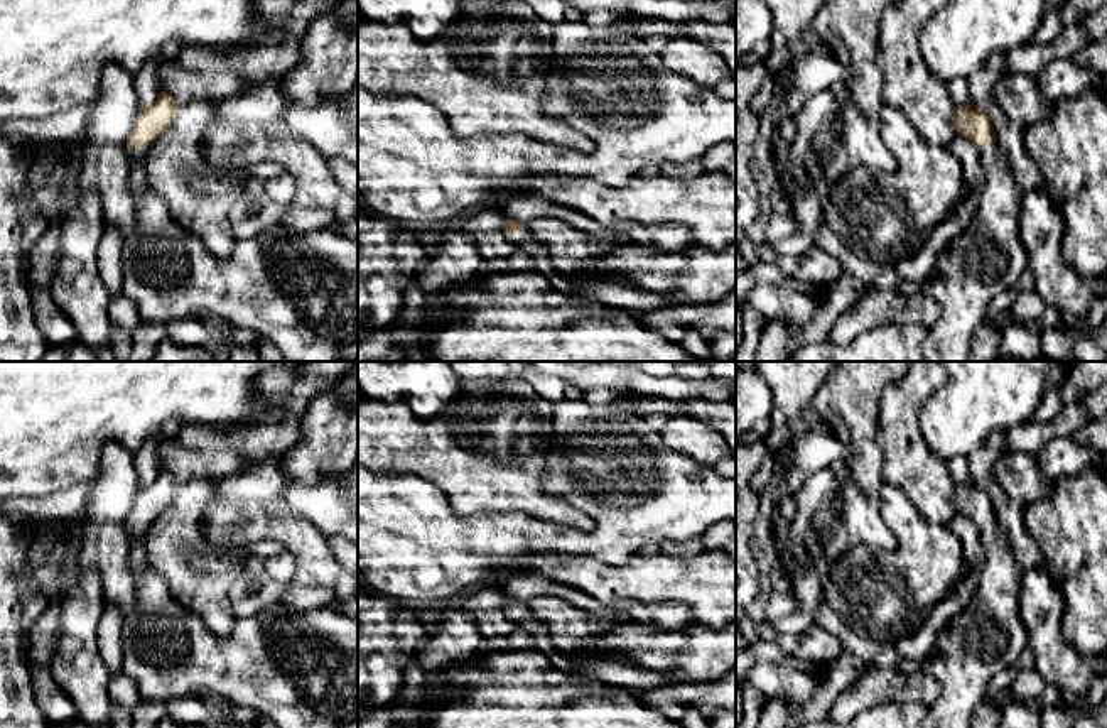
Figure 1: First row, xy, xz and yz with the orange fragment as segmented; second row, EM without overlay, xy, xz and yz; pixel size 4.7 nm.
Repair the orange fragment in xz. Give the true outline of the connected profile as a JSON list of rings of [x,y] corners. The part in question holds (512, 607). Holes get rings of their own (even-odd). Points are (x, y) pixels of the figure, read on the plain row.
[[[506,598],[503,611],[518,628],[535,637],[540,642],[538,647],[542,647],[545,652],[554,645],[548,640],[545,625],[528,610],[526,603]]]

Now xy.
[[[159,470],[154,481],[138,488],[133,508],[125,520],[132,544],[145,546],[150,525],[164,510],[167,510],[177,486],[179,483],[167,470]]]

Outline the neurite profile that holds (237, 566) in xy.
[[[191,480],[181,483],[174,500],[154,520],[147,532],[147,566],[169,581],[172,596],[192,615],[196,615],[213,635],[228,637],[236,623],[235,611],[228,596],[231,583],[243,571],[248,549],[228,549],[213,546],[204,534],[204,512],[216,497],[218,483],[209,480]],[[191,554],[219,554],[231,561],[231,568],[223,574],[204,574],[194,571],[187,562]]]

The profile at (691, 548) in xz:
[[[694,537],[694,539],[682,541],[682,542],[665,539],[658,546],[660,546],[660,552],[670,554],[675,557],[683,557],[683,559],[694,557],[704,551],[702,537]]]

